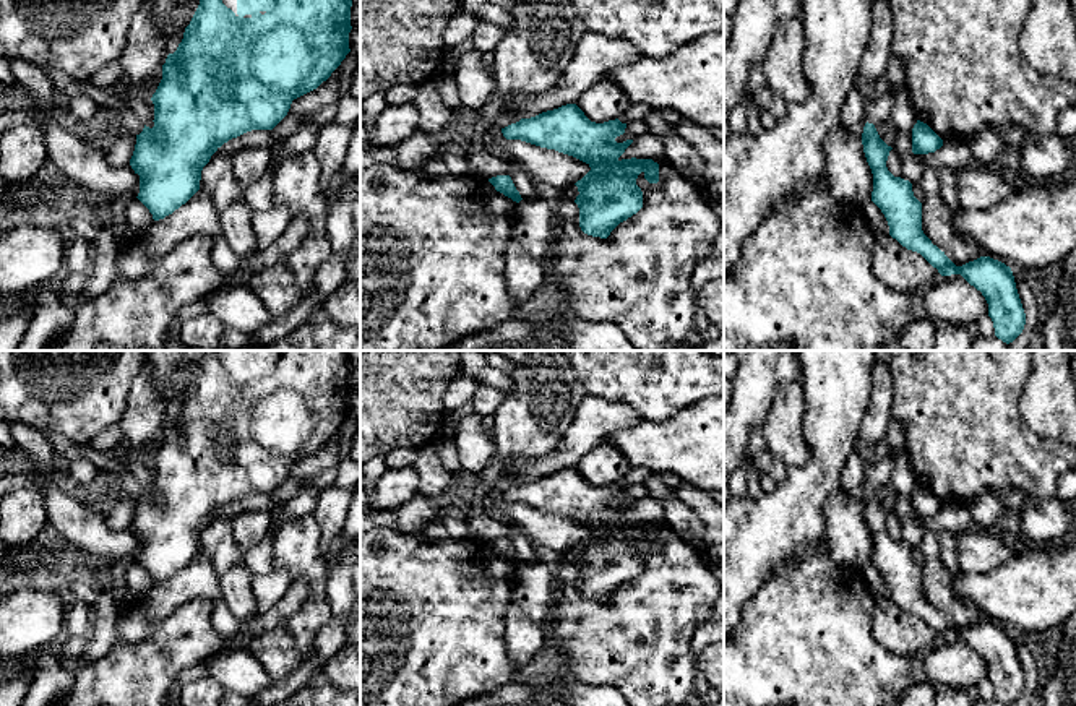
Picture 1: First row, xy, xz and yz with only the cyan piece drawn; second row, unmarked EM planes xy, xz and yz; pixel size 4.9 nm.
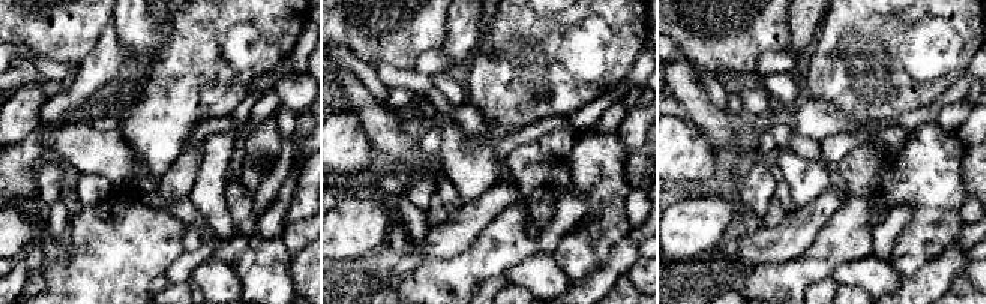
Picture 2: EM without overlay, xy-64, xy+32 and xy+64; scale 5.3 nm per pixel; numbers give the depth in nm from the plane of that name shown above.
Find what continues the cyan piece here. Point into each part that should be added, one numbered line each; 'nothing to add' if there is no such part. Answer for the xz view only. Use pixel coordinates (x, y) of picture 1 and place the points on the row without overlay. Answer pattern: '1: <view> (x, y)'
nothing to add

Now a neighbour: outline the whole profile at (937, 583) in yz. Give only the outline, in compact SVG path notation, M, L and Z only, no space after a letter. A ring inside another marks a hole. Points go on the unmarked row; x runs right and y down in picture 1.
M923 529L920 542L923 555L922 594L956 630L962 630L983 618L975 607L954 596L954 575L951 575L940 560L938 539L940 532Z

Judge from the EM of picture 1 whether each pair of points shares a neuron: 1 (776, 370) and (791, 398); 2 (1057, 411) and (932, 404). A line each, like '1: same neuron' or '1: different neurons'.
1: different neurons
2: different neurons

